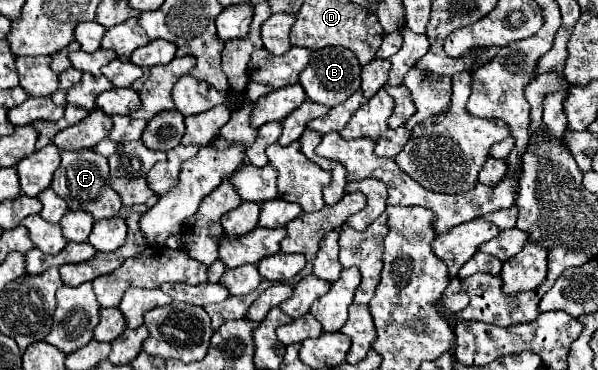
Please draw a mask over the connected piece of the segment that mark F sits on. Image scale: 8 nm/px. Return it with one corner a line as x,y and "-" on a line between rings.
83,149
83,151
61,151
61,167
55,171
51,189
63,197
73,211
87,211
93,215
95,221
115,217
117,211
121,209
121,199
119,195
111,189
109,181
109,165
103,155
99,155
93,149

